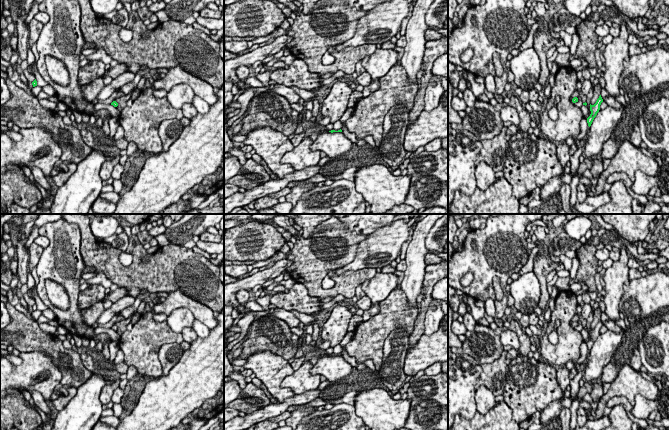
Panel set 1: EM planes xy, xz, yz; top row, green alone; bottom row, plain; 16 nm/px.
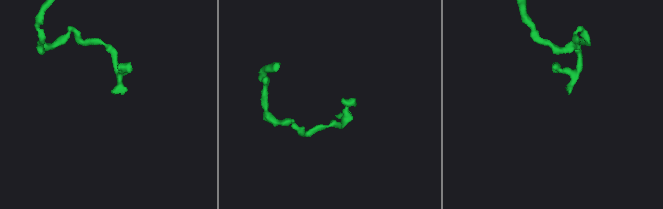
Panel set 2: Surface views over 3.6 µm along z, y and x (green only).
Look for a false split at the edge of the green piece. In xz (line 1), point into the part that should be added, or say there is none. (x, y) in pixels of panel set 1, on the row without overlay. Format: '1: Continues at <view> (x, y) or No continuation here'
1: No continuation here

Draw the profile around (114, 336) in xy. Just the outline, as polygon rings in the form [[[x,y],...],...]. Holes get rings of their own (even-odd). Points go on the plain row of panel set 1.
[[[98,326],[97,328],[94,329],[94,333],[96,335],[100,334],[100,333],[106,333],[110,336],[112,341],[119,341],[120,340],[120,335],[117,333],[117,331],[114,331],[111,328],[106,329],[106,328],[102,328],[102,327]]]

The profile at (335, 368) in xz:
[[[323,354],[317,363],[309,371],[311,375],[324,376],[330,382],[341,380],[352,373],[352,365],[344,360],[342,356],[329,356]]]

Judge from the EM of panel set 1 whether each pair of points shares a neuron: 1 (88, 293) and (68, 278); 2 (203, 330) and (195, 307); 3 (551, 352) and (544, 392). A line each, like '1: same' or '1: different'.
1: different
2: different
3: different

